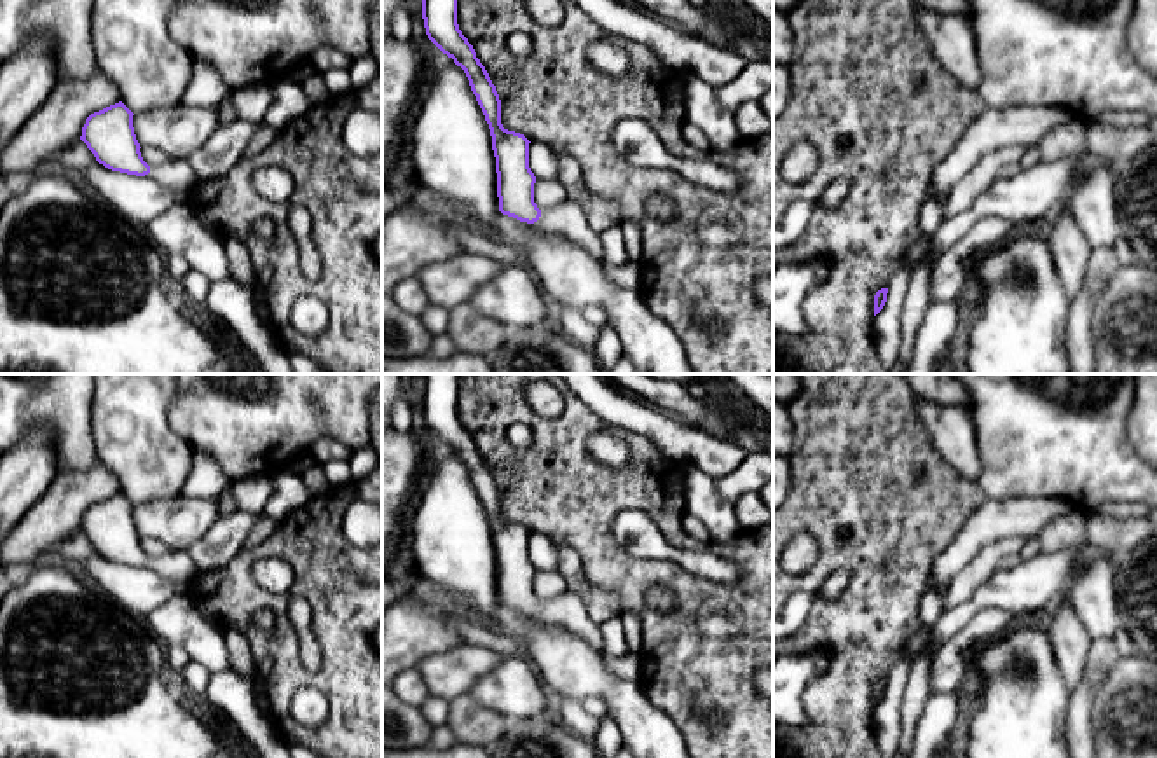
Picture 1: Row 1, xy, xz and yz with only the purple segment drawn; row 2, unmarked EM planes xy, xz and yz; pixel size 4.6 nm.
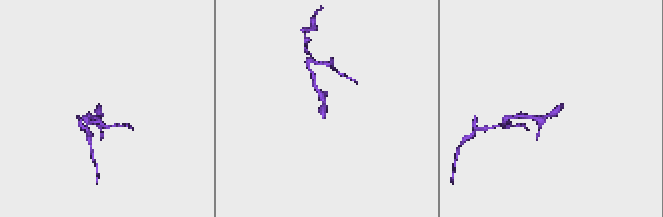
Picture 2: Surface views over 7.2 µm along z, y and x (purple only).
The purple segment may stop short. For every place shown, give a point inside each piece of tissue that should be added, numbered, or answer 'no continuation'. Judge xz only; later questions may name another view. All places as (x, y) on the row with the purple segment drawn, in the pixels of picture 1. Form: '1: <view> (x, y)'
1: xz (568, 217)

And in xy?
1: xy (177, 175)

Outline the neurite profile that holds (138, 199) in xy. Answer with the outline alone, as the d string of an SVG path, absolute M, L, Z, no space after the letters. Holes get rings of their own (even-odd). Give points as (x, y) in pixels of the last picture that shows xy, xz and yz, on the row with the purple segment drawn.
M99 162L86 168L80 175L110 213L141 231L175 204L188 204L194 199L194 190L175 192L157 183L150 175L112 171Z

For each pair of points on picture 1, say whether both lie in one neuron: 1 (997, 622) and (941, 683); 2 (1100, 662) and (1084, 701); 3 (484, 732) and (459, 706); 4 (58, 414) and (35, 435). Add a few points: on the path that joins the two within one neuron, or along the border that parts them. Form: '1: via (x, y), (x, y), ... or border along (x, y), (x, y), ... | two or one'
1: via (978, 633), (955, 648), (951, 664) | one
2: via (1096, 671), (1086, 692) | one
3: via (477, 725), (465, 713) | one
4: border along (34, 423), (44, 423), (54, 434), (56, 465) | two

